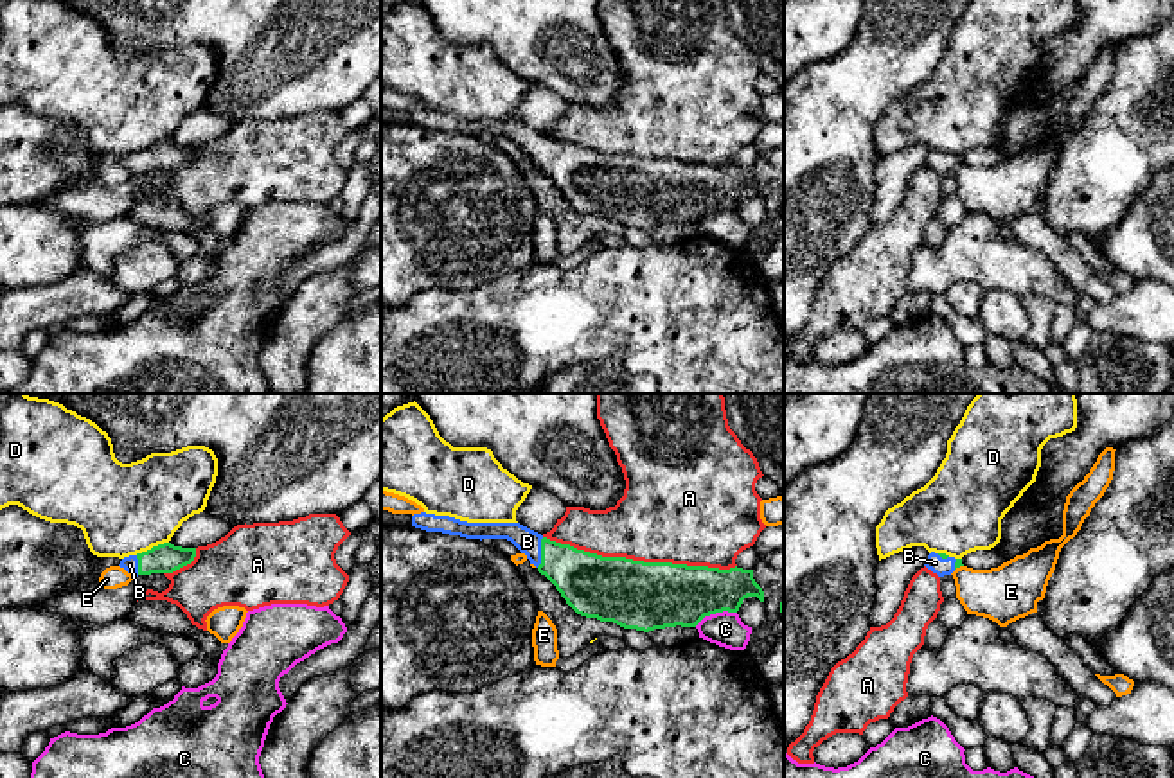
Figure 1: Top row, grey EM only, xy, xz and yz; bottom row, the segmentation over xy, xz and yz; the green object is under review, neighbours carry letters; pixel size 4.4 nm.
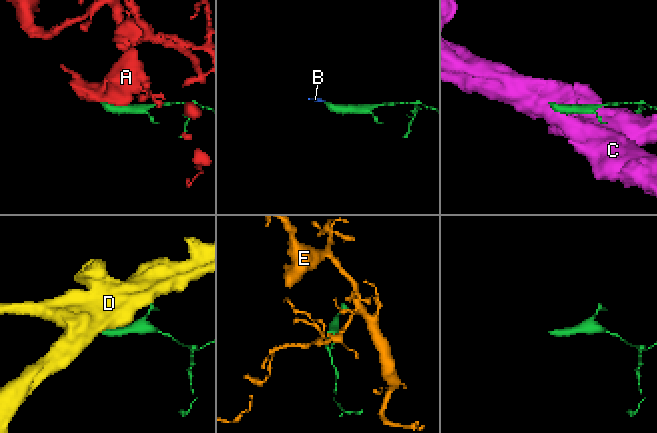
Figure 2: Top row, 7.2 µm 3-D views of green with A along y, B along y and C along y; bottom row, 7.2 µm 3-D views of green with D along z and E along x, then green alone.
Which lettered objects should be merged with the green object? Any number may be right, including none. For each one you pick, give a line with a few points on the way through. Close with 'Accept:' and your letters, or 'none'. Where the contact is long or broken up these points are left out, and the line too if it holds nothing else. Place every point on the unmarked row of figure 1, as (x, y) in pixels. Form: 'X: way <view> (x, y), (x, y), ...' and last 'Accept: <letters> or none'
Accept: B

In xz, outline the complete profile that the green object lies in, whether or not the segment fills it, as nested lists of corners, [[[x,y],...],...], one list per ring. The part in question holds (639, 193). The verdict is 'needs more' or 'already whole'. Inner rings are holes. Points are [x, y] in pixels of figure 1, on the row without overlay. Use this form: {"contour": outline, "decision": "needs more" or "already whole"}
{"contour": [[[414,111],[412,124],[426,129],[442,129],[466,137],[507,137],[530,162],[545,172],[566,201],[581,214],[613,219],[624,226],[654,228],[665,225],[696,225],[705,214],[716,210],[737,210],[743,198],[757,194],[764,199],[764,189],[753,176],[753,167],[708,165],[672,160],[644,160],[626,155],[602,155],[570,142],[561,142],[520,120],[467,120],[449,113]]], "decision": "needs more"}

